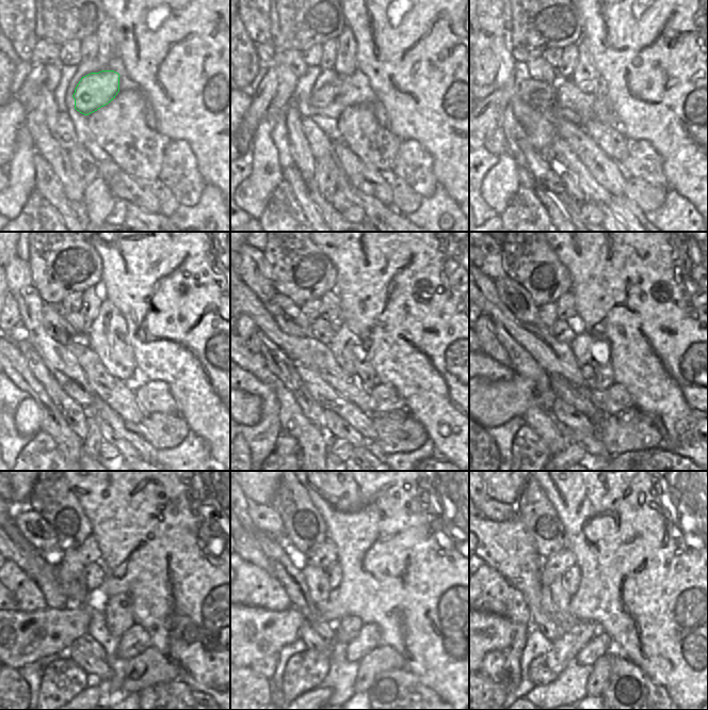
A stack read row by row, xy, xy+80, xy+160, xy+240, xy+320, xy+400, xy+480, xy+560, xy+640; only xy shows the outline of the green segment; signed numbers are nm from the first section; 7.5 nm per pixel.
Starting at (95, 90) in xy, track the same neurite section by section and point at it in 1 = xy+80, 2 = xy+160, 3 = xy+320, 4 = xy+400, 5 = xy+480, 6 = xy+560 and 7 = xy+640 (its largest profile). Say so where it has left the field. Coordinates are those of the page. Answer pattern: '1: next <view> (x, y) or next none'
1: next xy+80 (325, 95)
2: next xy+160 (545, 98)
3: next xy+320 (288, 315)
4: next xy+400 (516, 298)
5: next xy+480 (33, 527)
6: next xy+560 (264, 517)
7: next xy+640 (492, 509)

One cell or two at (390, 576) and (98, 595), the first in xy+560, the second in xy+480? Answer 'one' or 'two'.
two

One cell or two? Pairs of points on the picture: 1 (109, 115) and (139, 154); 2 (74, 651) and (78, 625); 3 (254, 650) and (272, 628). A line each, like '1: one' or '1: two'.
1: one
2: two
3: one

